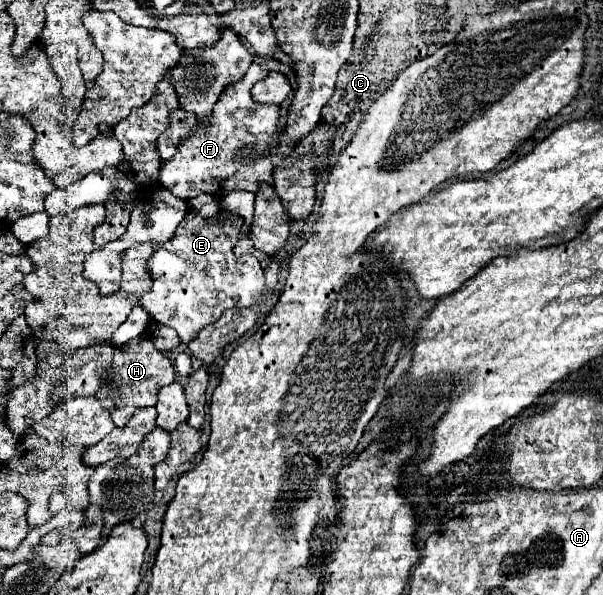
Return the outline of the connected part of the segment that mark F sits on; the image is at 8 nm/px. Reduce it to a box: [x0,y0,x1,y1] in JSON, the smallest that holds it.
[160,62,280,200]

